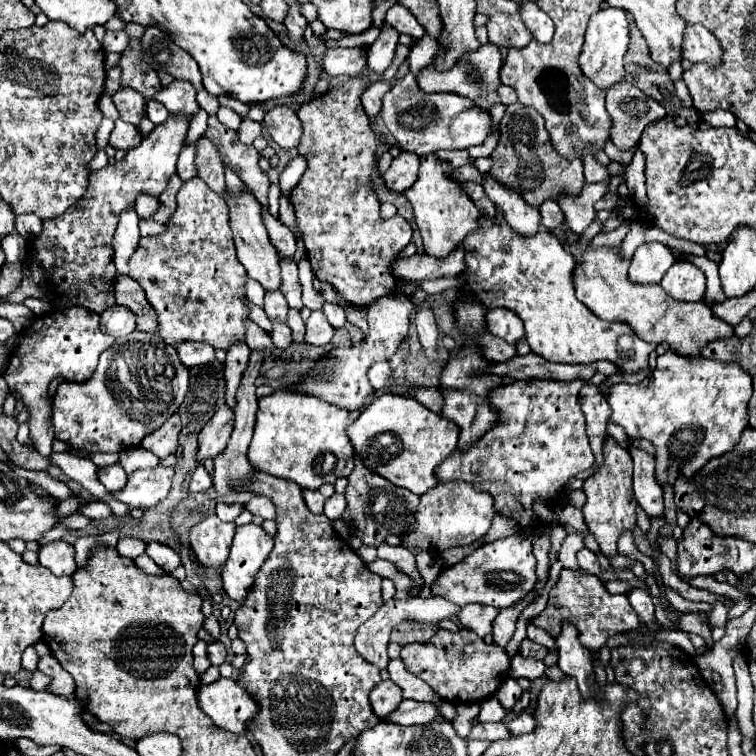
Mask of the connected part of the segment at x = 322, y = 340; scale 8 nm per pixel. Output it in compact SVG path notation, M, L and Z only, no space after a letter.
M311 311L305 327L307 327L305 341L311 345L327 345L333 337L333 331L335 331L331 327L331 323L327 323L327 319L321 311Z

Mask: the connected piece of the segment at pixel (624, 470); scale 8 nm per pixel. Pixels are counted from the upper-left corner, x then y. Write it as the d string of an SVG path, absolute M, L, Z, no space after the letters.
M605 441L605 463L603 467L593 473L583 483L583 491L587 493L587 503L581 509L585 515L585 523L589 531L595 535L601 551L613 559L619 555L617 541L623 531L633 531L637 527L637 503L633 497L633 485L631 485L631 473L633 473L633 459L627 449L619 447L615 441Z

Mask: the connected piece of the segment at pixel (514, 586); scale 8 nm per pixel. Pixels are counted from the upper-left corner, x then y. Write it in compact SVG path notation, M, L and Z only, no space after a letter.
M521 531L495 543L487 543L475 549L463 561L441 569L441 573L435 577L431 585L431 593L443 599L447 597L451 603L461 607L467 603L511 607L533 589L535 581L537 575L535 575L535 555L531 551L531 535L527 531Z

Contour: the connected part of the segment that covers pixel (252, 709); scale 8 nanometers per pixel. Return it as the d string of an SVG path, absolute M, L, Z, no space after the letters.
M219 679L211 685L201 685L199 693L197 693L197 701L199 707L221 727L227 729L231 733L247 733L247 723L259 713L259 703L255 703L255 697L247 691L243 691L243 687L239 687L239 683L235 679Z

